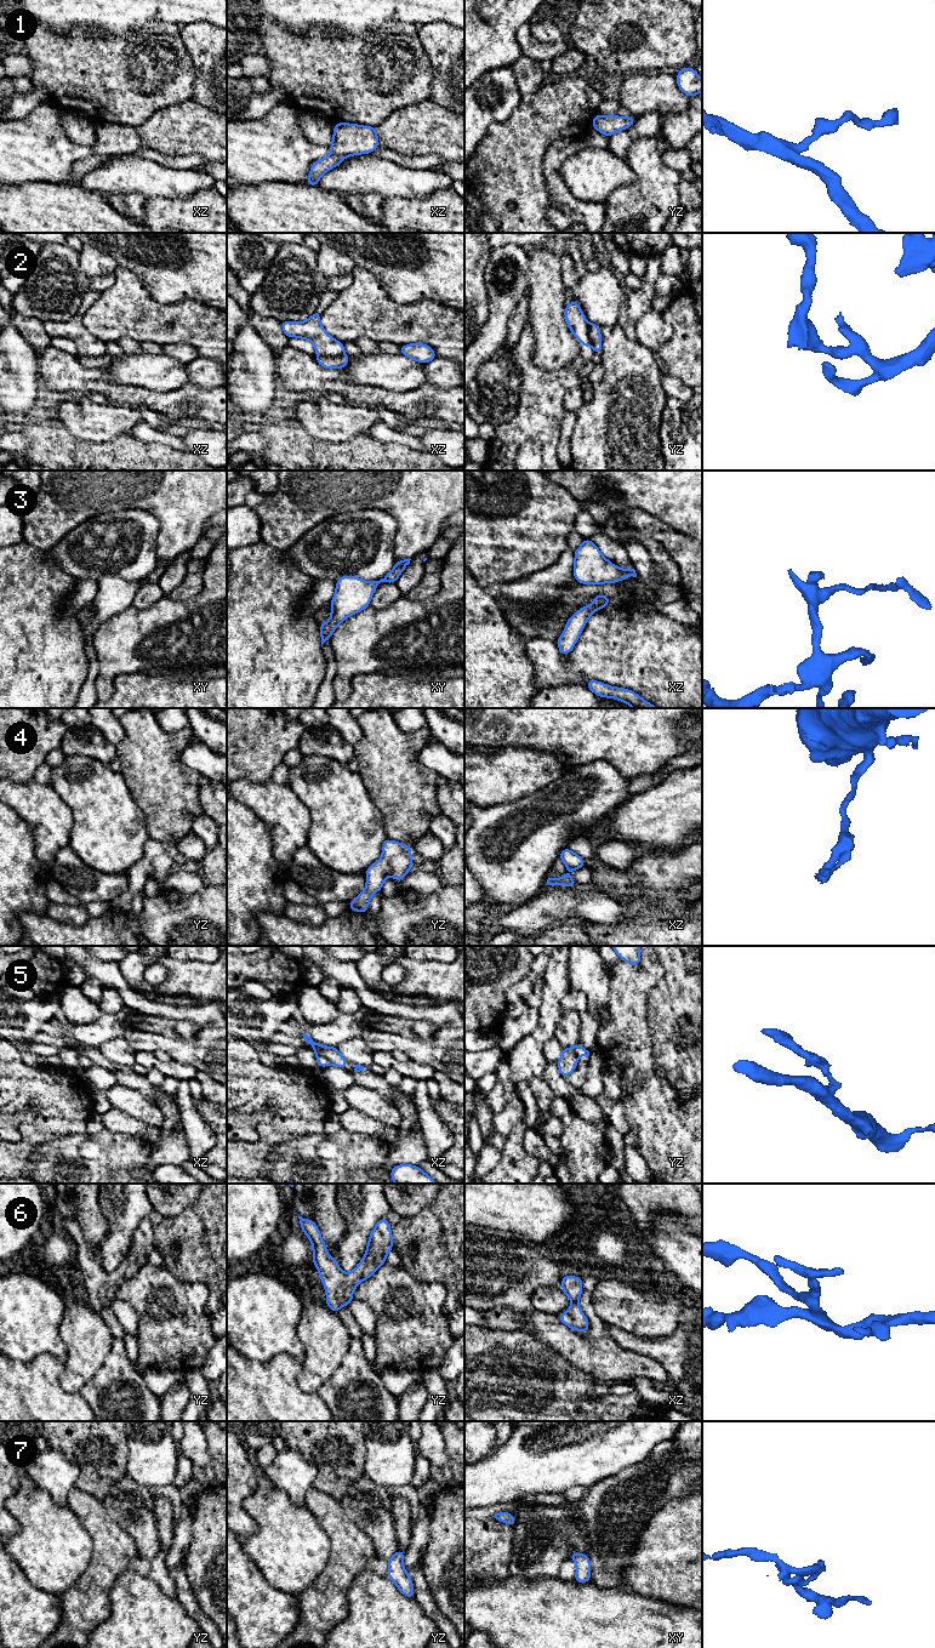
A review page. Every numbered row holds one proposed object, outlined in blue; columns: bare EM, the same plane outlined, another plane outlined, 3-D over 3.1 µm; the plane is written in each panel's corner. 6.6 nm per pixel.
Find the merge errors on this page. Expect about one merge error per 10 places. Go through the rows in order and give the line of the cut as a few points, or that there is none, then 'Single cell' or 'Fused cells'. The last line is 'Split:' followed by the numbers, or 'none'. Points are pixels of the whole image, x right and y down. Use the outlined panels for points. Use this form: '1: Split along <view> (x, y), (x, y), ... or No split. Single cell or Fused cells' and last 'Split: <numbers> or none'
1: No split. Single cell
2: Split along xz (343, 353), (340, 355), (318, 355). Fused cells
3: No split. Single cell
4: No split. Single cell
5: Split along xz (317, 1054), (320, 1054), (329, 1062). Fused cells
6: No split. Single cell
7: No split. Single cell
Split: 2, 5

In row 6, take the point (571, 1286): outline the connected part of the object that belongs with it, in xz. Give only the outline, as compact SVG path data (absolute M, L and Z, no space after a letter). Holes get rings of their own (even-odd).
M575 1276L561 1277L561 1290L572 1301L572 1306L560 1313L559 1319L571 1329L586 1333L589 1329L589 1322L578 1306L578 1299L583 1291L582 1281L583 1278Z

